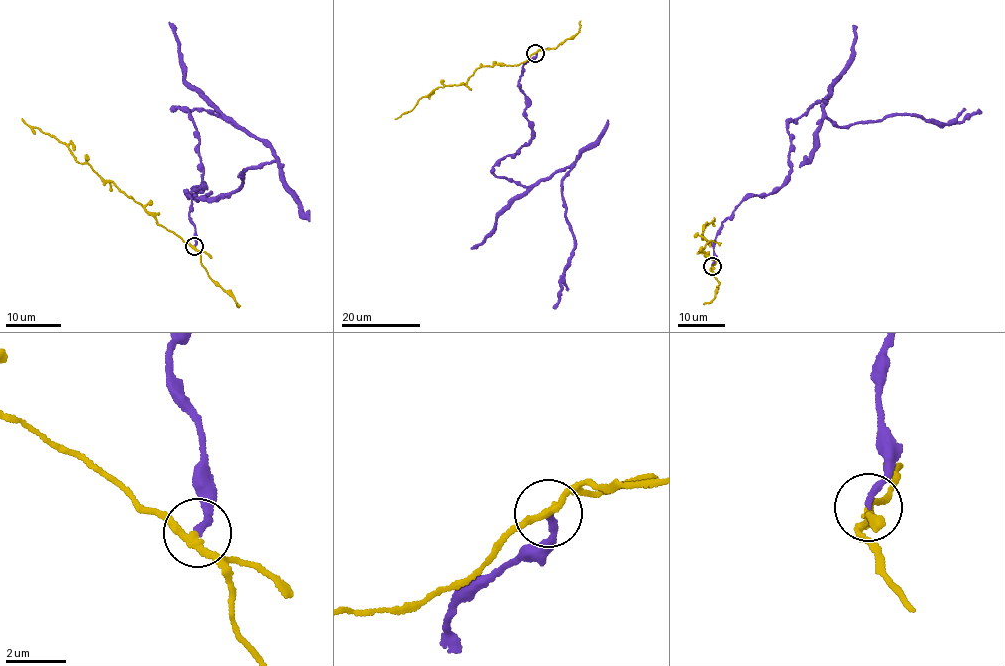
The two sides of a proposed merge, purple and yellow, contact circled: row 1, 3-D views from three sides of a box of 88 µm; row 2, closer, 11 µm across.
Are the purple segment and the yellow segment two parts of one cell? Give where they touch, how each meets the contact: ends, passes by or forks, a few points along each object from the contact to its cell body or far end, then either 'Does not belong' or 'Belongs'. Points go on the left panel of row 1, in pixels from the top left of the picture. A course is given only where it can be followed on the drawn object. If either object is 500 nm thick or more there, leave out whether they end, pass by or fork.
Place: (194, 246). At the ring purple ends. At the ring yellow passes by. Course of purple: (194, 245), (188, 195), (203, 166), (191, 114), (176, 107), (212, 112), (271, 149), (217, 201), (183, 191). Course of yellow: (194, 245), (158, 225), (142, 205), (109, 180), (99, 177), (88, 164), (76, 160), (68, 145), (22, 119). Does not belong

